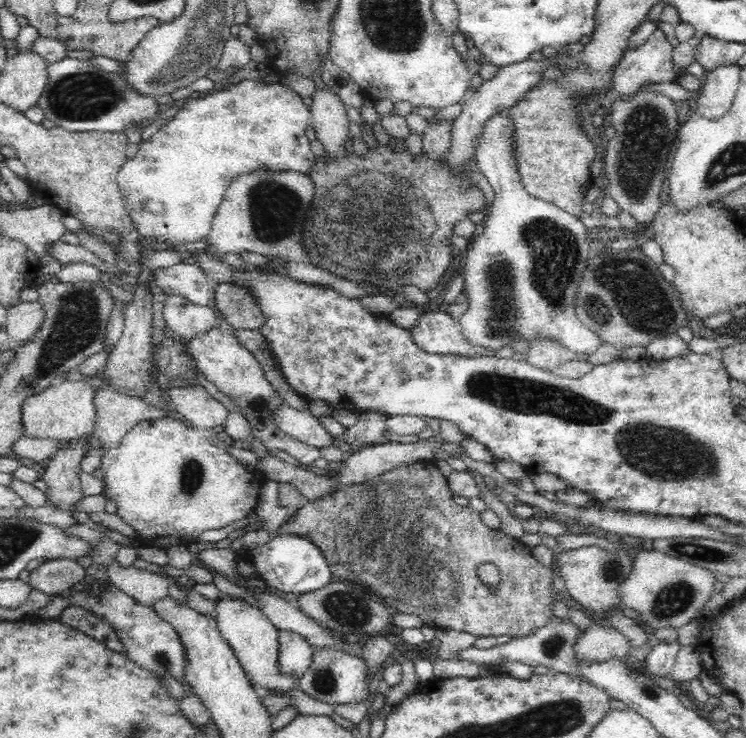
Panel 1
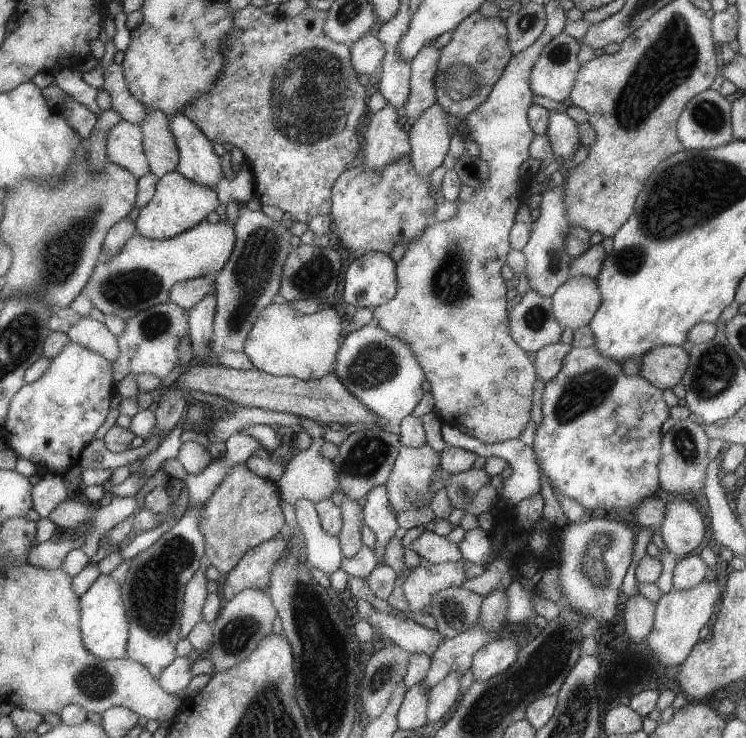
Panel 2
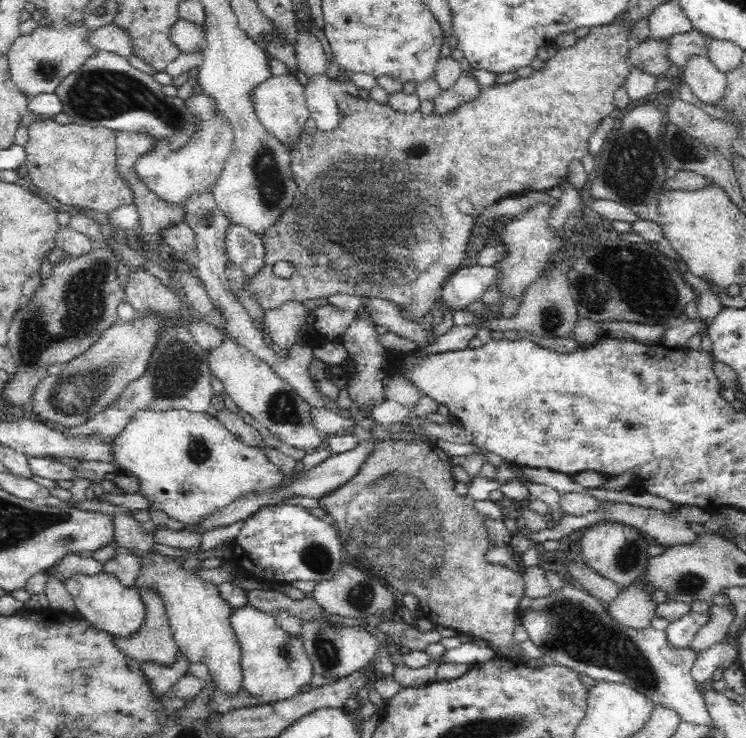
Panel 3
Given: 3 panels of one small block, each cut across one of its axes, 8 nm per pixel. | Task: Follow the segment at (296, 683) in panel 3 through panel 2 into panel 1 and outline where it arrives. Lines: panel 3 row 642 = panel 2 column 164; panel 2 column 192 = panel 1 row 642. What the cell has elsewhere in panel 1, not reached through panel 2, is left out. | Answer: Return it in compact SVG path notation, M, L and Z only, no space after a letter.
M223 594L214 602L214 608L216 609L216 628L220 631L220 636L224 637L228 645L232 647L240 666L255 689L258 691L265 688L267 690L290 690L290 688L297 687L296 678L280 674L276 669L279 630L260 609L244 600Z

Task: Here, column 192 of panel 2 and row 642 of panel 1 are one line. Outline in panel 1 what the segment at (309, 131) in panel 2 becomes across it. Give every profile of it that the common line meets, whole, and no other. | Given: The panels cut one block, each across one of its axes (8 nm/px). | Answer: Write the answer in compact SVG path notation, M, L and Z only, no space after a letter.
M67 606L53 620L66 623L69 627L82 631L88 637L104 643L104 646L107 646L108 649L118 651L123 655L127 654L126 647L123 646L116 631L105 620L94 616L91 612L86 612L75 606Z

